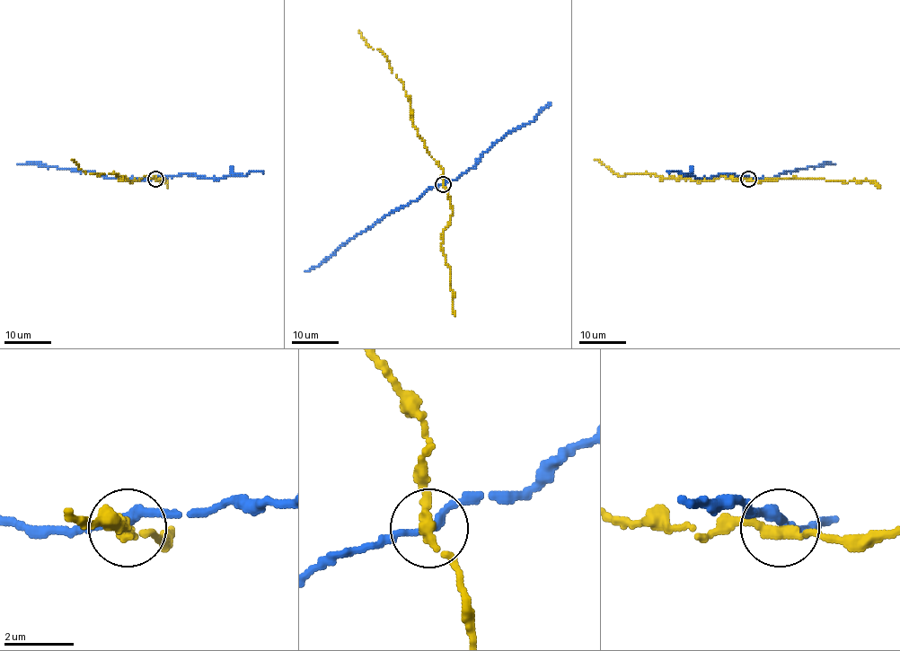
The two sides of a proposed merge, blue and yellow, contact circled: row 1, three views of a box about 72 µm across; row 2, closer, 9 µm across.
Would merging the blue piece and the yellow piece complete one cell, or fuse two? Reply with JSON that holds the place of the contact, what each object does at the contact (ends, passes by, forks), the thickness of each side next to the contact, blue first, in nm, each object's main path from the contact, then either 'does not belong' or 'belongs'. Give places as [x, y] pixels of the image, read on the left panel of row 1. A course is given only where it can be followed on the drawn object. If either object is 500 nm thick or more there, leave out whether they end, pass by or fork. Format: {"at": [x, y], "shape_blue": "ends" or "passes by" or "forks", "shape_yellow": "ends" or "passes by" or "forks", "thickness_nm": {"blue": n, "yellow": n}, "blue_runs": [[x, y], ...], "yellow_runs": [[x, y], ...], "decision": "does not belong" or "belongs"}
{"at": [155, 179], "shape_blue": "passes by", "shape_yellow": "passes by", "thickness_nm": {"blue": 240, "yellow": 280}, "blue_runs": [[156, 179], [110, 179], [94, 171], [60, 170], [30, 162], [18, 164]], "yellow_runs": [[156, 179], [143, 176], [130, 182], [114, 173], [99, 175], [83, 171], [71, 159]], "decision": "does not belong"}

